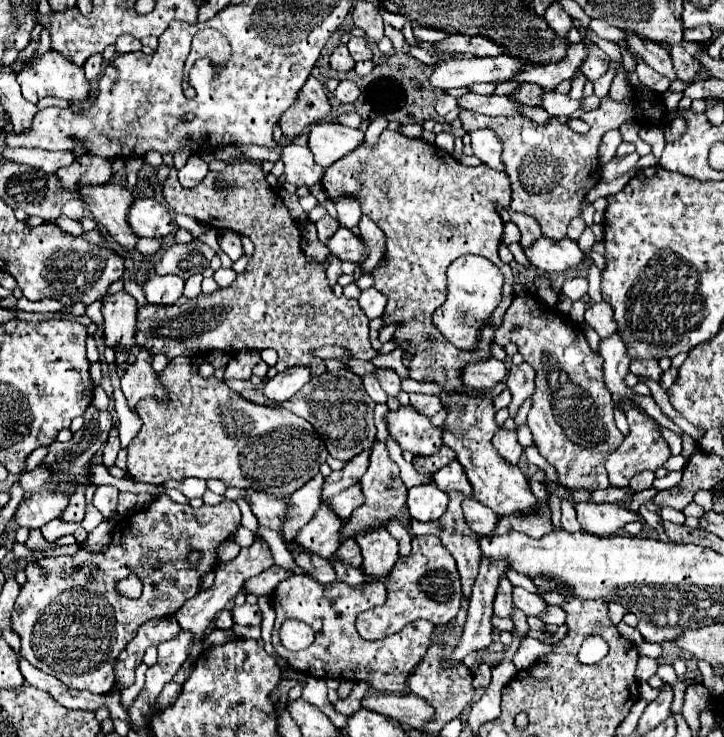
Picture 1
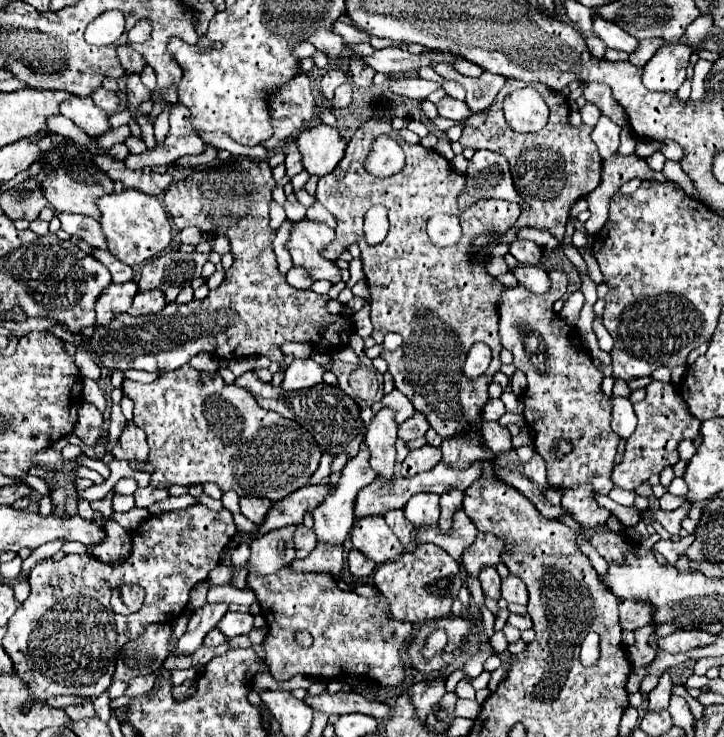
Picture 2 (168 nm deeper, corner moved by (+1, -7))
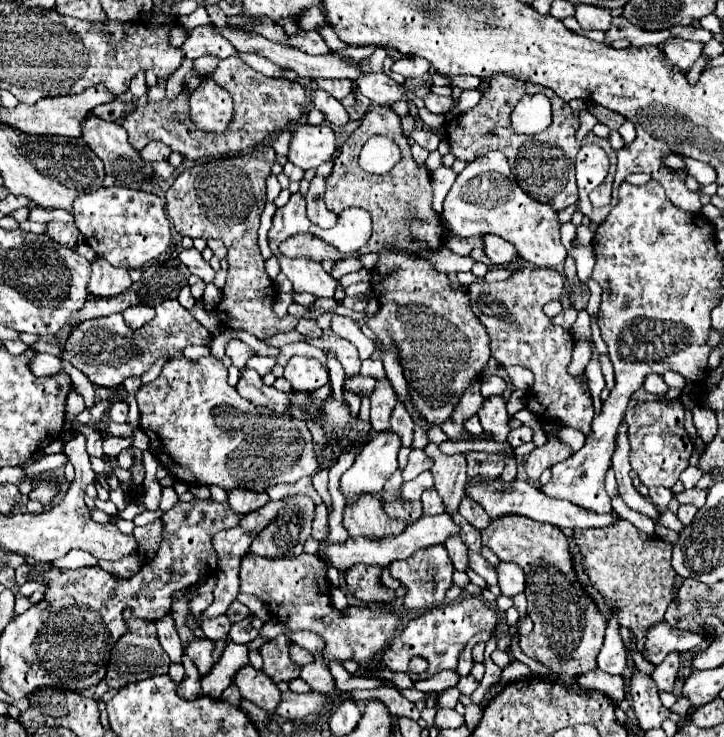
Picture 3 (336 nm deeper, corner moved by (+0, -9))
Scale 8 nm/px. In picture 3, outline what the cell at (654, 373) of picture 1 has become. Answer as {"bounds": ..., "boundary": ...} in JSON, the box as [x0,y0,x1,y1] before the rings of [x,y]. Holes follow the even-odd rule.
{"bounds":[625,400,693,488],"boundary":[[[679,400],[671,404],[663,402],[643,402],[627,408],[625,414],[631,454],[631,468],[637,472],[639,480],[645,486],[665,486],[673,488],[679,480],[679,474],[689,466],[689,458],[693,452],[693,442],[683,428],[683,406]]]}

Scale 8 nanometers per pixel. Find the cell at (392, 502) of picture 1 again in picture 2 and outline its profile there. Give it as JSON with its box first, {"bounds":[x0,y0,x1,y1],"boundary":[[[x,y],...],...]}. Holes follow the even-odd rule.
{"bounds":[364,408,398,480],"boundary":[[[384,408],[376,412],[374,420],[366,428],[364,444],[370,450],[370,466],[380,480],[394,478],[394,458],[396,458],[396,440],[398,424],[394,422],[394,412]]]}

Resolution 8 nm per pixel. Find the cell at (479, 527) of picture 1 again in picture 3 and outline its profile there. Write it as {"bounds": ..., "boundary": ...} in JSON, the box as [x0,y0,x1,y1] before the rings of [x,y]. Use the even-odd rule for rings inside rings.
{"bounds":[323,514,459,572],"boundary":[[[439,514],[439,516],[421,516],[417,522],[407,524],[405,530],[397,536],[385,536],[385,538],[347,538],[341,544],[329,544],[323,552],[325,566],[333,566],[339,572],[349,570],[355,564],[373,564],[373,566],[389,566],[395,560],[403,560],[411,556],[419,548],[429,548],[435,544],[443,544],[447,536],[459,534],[459,526],[451,520],[449,514]]]}

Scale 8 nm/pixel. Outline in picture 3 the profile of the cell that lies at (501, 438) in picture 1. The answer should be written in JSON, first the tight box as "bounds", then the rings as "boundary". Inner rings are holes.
{"bounds":[479,396,509,442],"boundary":[[[489,396],[485,398],[481,410],[479,410],[479,422],[485,432],[493,434],[493,440],[505,442],[509,434],[509,416],[505,410],[505,398],[503,396]]]}

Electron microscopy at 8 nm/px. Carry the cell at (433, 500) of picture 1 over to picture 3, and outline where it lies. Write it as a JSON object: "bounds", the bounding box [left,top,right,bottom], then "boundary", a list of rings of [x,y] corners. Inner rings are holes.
{"bounds":[421,488,445,514],"boundary":[[[435,488],[425,490],[423,496],[421,496],[421,500],[423,500],[423,514],[443,514],[445,512],[443,500],[435,492]]]}

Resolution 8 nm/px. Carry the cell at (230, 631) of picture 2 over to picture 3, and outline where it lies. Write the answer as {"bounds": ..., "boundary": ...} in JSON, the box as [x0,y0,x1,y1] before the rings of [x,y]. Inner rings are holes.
{"bounds":[199,616,231,640],"boundary":[[[215,616],[215,618],[201,620],[199,628],[203,630],[203,634],[209,640],[221,640],[221,638],[227,638],[229,628],[231,628],[231,622],[227,620],[227,616]]]}

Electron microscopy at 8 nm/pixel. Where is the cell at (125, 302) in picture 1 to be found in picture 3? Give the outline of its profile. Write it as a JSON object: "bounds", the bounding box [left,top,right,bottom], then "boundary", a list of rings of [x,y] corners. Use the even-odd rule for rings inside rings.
{"bounds":[87,258,131,296],"boundary":[[[103,258],[93,260],[93,272],[91,280],[87,284],[87,290],[95,296],[117,296],[119,292],[127,290],[131,286],[129,272],[125,268],[115,268],[107,264]]]}

